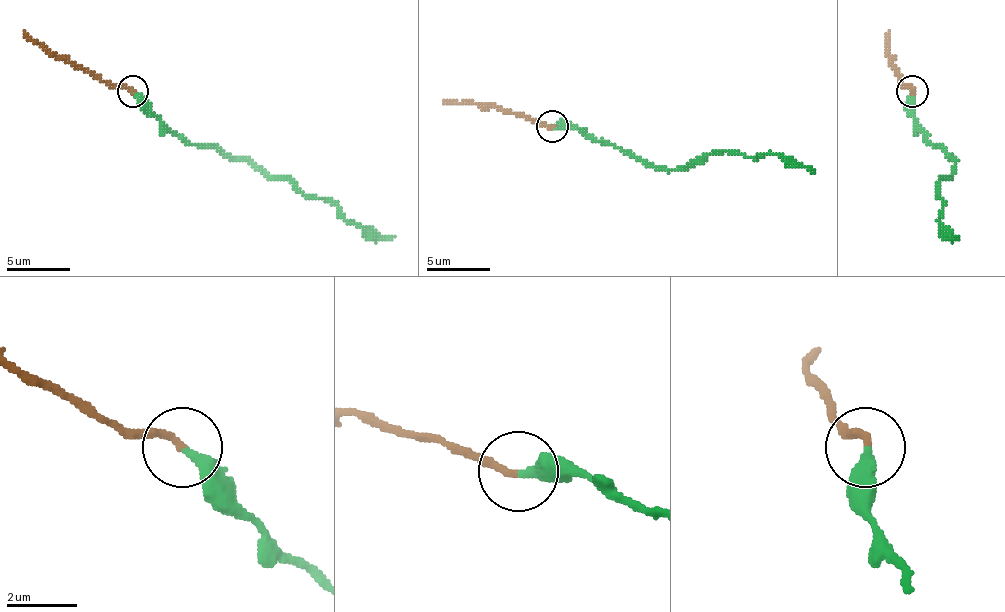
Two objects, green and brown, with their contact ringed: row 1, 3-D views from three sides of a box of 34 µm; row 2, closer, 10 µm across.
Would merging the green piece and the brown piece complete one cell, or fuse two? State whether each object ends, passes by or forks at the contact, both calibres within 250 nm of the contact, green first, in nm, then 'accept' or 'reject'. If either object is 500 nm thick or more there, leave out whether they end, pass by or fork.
green ends there; brown ends there; 320 nm thick on the green side, 200 nm on the other; accept

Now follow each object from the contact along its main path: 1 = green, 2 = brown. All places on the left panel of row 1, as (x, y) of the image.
1: (132, 91), (192, 144), (211, 144), (236, 160), (265, 170), (331, 201), (357, 224), (395, 236)
2: (132, 91), (56, 59), (24, 30)

